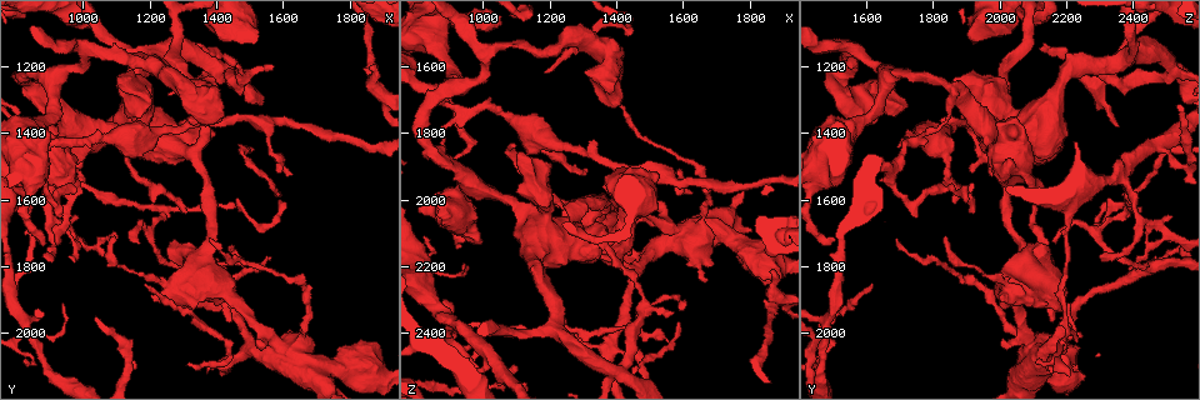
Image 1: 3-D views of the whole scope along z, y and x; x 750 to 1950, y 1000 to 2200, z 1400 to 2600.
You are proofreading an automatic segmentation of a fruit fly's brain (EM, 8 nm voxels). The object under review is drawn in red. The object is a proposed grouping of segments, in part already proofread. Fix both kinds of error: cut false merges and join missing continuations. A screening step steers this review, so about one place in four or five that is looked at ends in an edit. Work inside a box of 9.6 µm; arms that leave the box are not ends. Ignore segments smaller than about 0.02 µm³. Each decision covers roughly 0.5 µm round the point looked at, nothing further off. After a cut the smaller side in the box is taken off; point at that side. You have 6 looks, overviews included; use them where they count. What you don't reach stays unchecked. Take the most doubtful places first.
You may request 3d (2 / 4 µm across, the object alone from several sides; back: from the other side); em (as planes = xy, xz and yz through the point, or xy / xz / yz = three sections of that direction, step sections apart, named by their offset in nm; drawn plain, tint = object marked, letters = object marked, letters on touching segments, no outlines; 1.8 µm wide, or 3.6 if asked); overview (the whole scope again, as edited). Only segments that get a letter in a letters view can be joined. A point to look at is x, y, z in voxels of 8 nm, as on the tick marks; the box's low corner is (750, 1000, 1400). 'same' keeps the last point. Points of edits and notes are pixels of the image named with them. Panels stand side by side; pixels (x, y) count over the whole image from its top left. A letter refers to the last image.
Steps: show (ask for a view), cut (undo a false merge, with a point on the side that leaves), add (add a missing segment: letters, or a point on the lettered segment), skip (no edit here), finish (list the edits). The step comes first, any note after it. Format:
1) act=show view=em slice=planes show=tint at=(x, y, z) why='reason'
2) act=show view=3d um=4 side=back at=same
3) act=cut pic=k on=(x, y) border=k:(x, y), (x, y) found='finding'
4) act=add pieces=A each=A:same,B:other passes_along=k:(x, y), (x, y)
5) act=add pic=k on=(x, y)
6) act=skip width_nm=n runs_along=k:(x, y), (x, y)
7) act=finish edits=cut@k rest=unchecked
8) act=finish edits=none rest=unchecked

act=show view=em slice=planes show=tint at=(910, 1540, 2380) why='four arms meet'

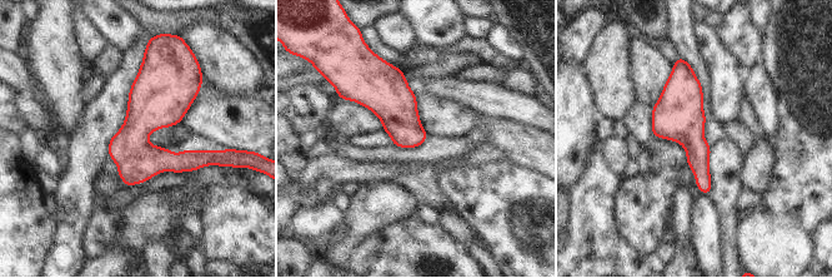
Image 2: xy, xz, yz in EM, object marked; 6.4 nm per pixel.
act=show view=em slice=planes show=letters at=same why='what lies round it'

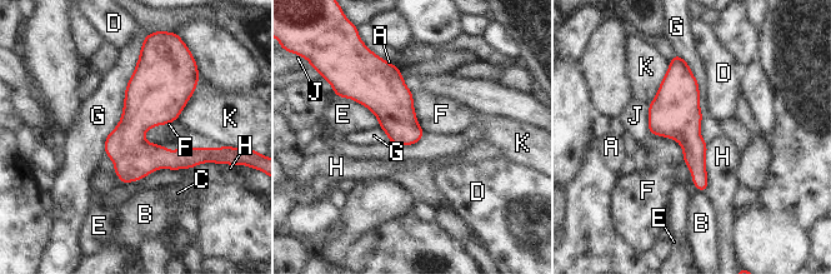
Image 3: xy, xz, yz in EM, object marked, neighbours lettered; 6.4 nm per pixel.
act=skip each=A:other,B:other,C:other,D:other,E:other,F:other,G:other,H:other,J:other,K:other found='one cell here'

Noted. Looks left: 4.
act=show view=3d um=4 at=(1240, 1630, 2390) why='a fork'

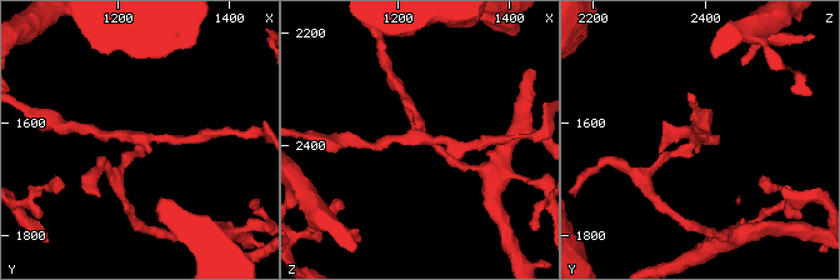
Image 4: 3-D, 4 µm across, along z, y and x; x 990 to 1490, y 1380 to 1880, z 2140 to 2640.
act=show view=em um=3.6 slice=yz step=8 show=letters at=(1240, 1635, 2385)

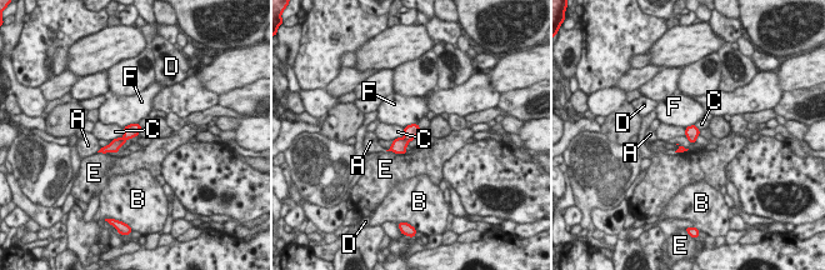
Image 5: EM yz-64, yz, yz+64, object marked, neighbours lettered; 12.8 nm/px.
act=cut pic=5 on=(399, 145) each=A:other,B:other,C:other,D:other,E:other,F:other arms=3 border=5:(405, 138), (410, 140) found='two cells meet here'

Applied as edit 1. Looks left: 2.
act=finish edits=cut@5 rest=unchecked

